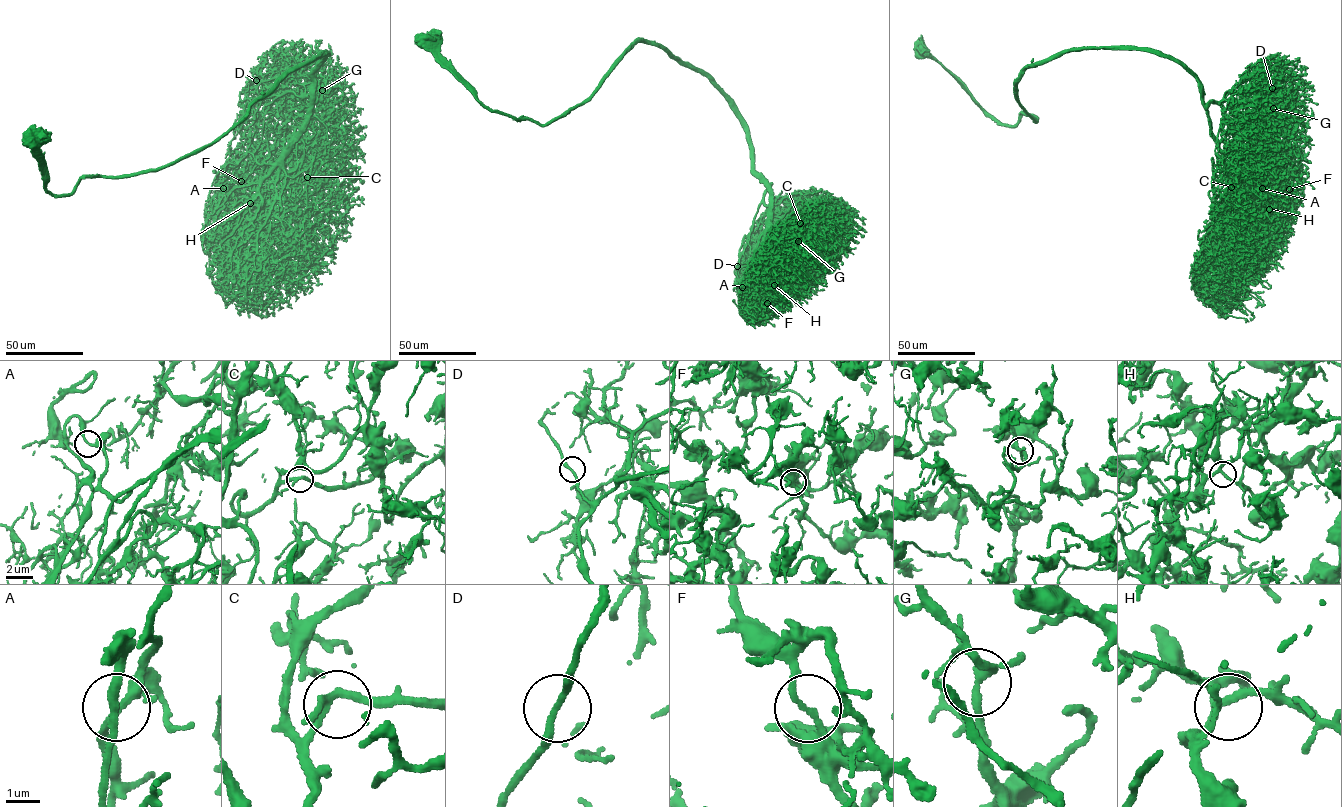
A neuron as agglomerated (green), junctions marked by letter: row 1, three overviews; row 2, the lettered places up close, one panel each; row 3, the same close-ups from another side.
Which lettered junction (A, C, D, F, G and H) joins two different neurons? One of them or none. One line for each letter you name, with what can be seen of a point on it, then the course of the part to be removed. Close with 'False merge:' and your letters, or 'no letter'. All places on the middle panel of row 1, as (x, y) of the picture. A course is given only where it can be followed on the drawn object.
False merge: no letter

